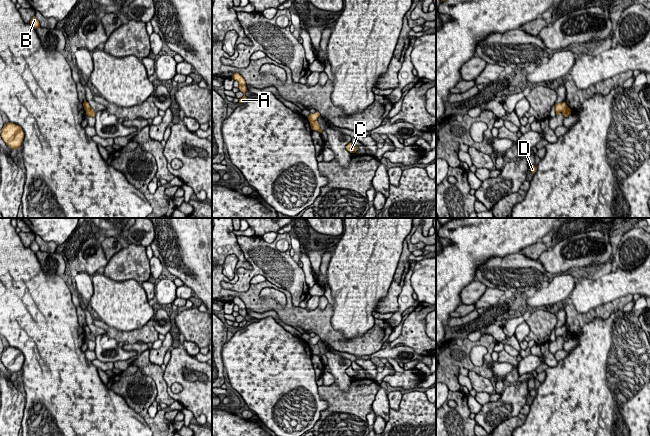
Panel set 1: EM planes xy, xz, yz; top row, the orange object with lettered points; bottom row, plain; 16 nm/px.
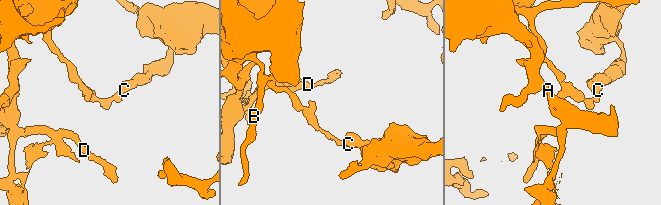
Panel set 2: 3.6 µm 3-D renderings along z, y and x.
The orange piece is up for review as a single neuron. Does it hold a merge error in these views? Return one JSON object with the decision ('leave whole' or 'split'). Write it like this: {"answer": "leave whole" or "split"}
{"answer": "split"}

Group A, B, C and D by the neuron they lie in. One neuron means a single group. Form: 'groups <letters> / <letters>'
groups A B D / C

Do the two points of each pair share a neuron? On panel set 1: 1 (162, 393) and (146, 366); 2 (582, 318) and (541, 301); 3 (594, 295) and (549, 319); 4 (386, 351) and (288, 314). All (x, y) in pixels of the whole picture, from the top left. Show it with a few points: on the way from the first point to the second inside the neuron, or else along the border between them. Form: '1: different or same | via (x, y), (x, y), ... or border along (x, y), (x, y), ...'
1: same | via (161, 386), (158, 378), (153, 373)
2: different | border along (562, 303), (569, 301), (578, 311), (584, 313)
3: different | border along (548, 307), (535, 308), (533, 310)
4: different | border along (382, 346), (373, 353), (364, 355), (361, 358)

